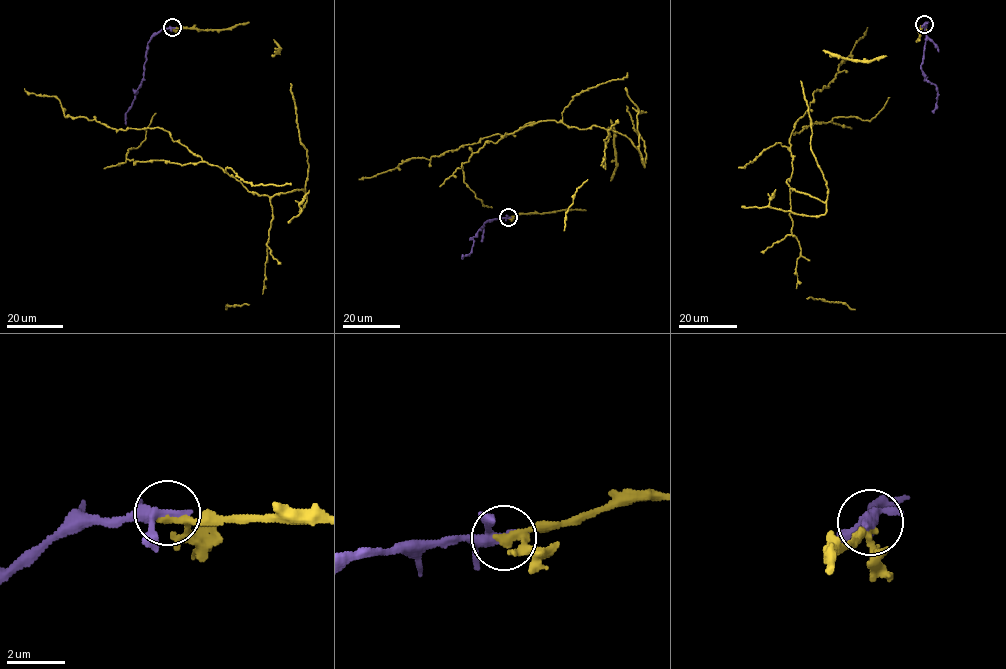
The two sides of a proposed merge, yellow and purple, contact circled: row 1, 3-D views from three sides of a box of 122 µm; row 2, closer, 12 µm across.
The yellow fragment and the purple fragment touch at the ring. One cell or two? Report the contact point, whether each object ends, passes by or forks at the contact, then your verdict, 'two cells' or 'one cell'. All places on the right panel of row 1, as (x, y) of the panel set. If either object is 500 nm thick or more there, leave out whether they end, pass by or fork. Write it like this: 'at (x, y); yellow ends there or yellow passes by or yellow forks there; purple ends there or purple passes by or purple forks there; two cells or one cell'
at (924, 24); yellow passes by; purple forks there; one cell

